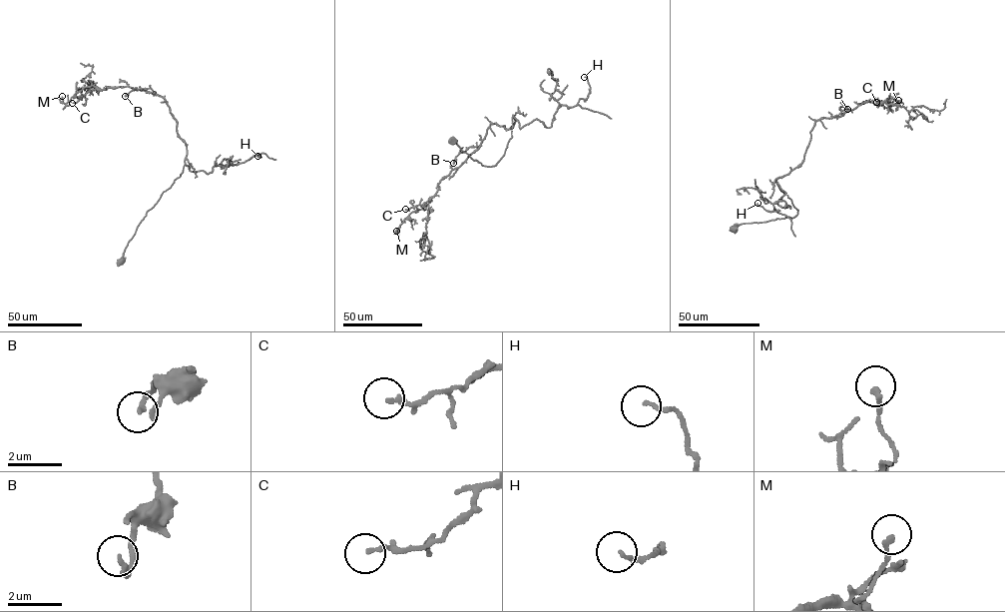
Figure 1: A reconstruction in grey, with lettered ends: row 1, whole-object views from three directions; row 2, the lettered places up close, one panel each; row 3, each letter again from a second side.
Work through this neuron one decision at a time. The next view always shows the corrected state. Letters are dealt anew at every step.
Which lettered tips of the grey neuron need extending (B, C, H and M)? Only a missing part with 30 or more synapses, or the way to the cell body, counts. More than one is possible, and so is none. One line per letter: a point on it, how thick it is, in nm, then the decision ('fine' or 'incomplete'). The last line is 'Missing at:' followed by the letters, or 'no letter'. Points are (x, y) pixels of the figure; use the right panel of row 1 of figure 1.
B: (847, 109) | 170 nm | fine
C: (876, 102) | 160 nm | fine
H: (757, 203) | 110 nm | fine
M: (898, 100) | 180 nm | fine
Missing at: no letter

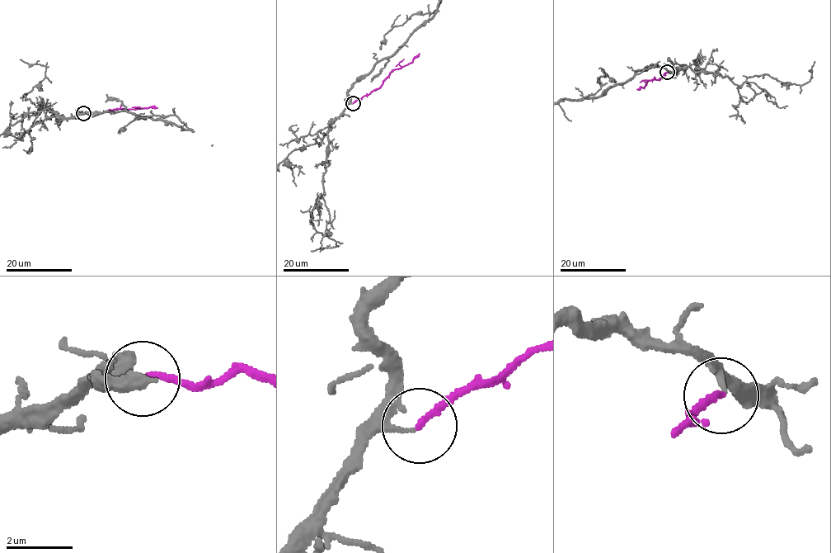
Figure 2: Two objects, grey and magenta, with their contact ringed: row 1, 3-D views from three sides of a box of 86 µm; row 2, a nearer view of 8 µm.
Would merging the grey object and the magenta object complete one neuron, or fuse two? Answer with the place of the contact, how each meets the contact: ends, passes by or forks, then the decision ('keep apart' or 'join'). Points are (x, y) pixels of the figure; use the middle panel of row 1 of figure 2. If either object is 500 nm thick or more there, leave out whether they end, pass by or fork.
place (353, 103); grey ends; magenta ends; keep apart

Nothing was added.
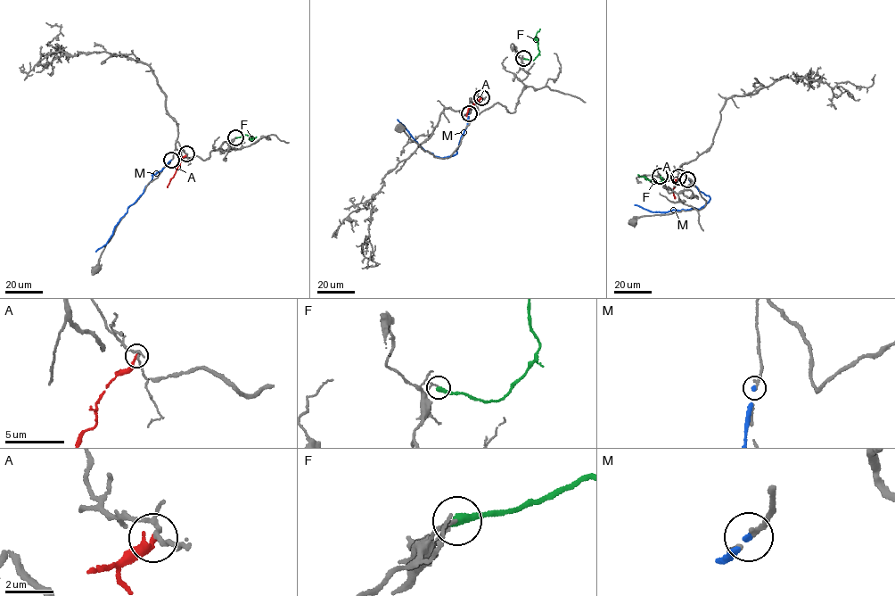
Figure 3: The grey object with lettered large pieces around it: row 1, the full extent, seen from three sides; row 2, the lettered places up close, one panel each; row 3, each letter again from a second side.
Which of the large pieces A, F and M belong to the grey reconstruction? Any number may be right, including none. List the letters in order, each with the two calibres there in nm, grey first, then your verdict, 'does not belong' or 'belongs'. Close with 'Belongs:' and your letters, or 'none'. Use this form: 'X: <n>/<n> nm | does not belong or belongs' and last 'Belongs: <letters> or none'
A: 130/240 nm | does not belong
F: 160/360 nm | does not belong
M: 140/130 nm | does not belong
Belongs: none

